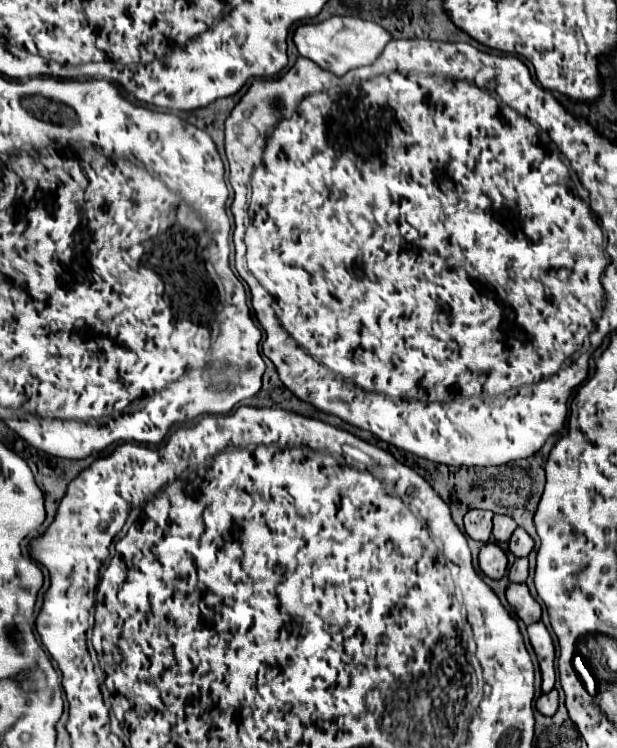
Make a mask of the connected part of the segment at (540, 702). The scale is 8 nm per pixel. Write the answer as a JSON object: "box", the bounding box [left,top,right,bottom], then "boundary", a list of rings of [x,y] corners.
{"box":[536,690,558,716],"boundary":[[[552,690],[550,694],[542,694],[536,700],[536,710],[544,716],[554,716],[556,708],[558,708],[558,692],[556,690]]]}

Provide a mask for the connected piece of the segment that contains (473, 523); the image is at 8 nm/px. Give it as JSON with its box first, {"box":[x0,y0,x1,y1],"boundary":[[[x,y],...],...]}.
{"box":[464,510,492,542],"boundary":[[[470,510],[464,516],[464,532],[468,538],[478,542],[488,542],[492,532],[492,512],[486,510]]]}

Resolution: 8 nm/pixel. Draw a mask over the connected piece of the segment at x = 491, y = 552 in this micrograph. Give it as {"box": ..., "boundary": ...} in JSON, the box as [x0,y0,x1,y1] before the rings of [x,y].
{"box":[478,544,508,580],"boundary":[[[484,544],[480,554],[478,554],[478,566],[488,578],[500,580],[506,572],[508,558],[498,544]]]}

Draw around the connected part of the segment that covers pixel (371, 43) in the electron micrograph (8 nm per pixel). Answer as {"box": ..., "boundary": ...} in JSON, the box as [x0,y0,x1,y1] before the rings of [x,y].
{"box":[294,16,392,76],"boundary":[[[332,16],[320,24],[302,24],[294,32],[294,44],[300,56],[316,62],[322,70],[330,70],[336,76],[344,76],[348,70],[372,64],[390,40],[392,36],[380,24],[352,16]]]}

